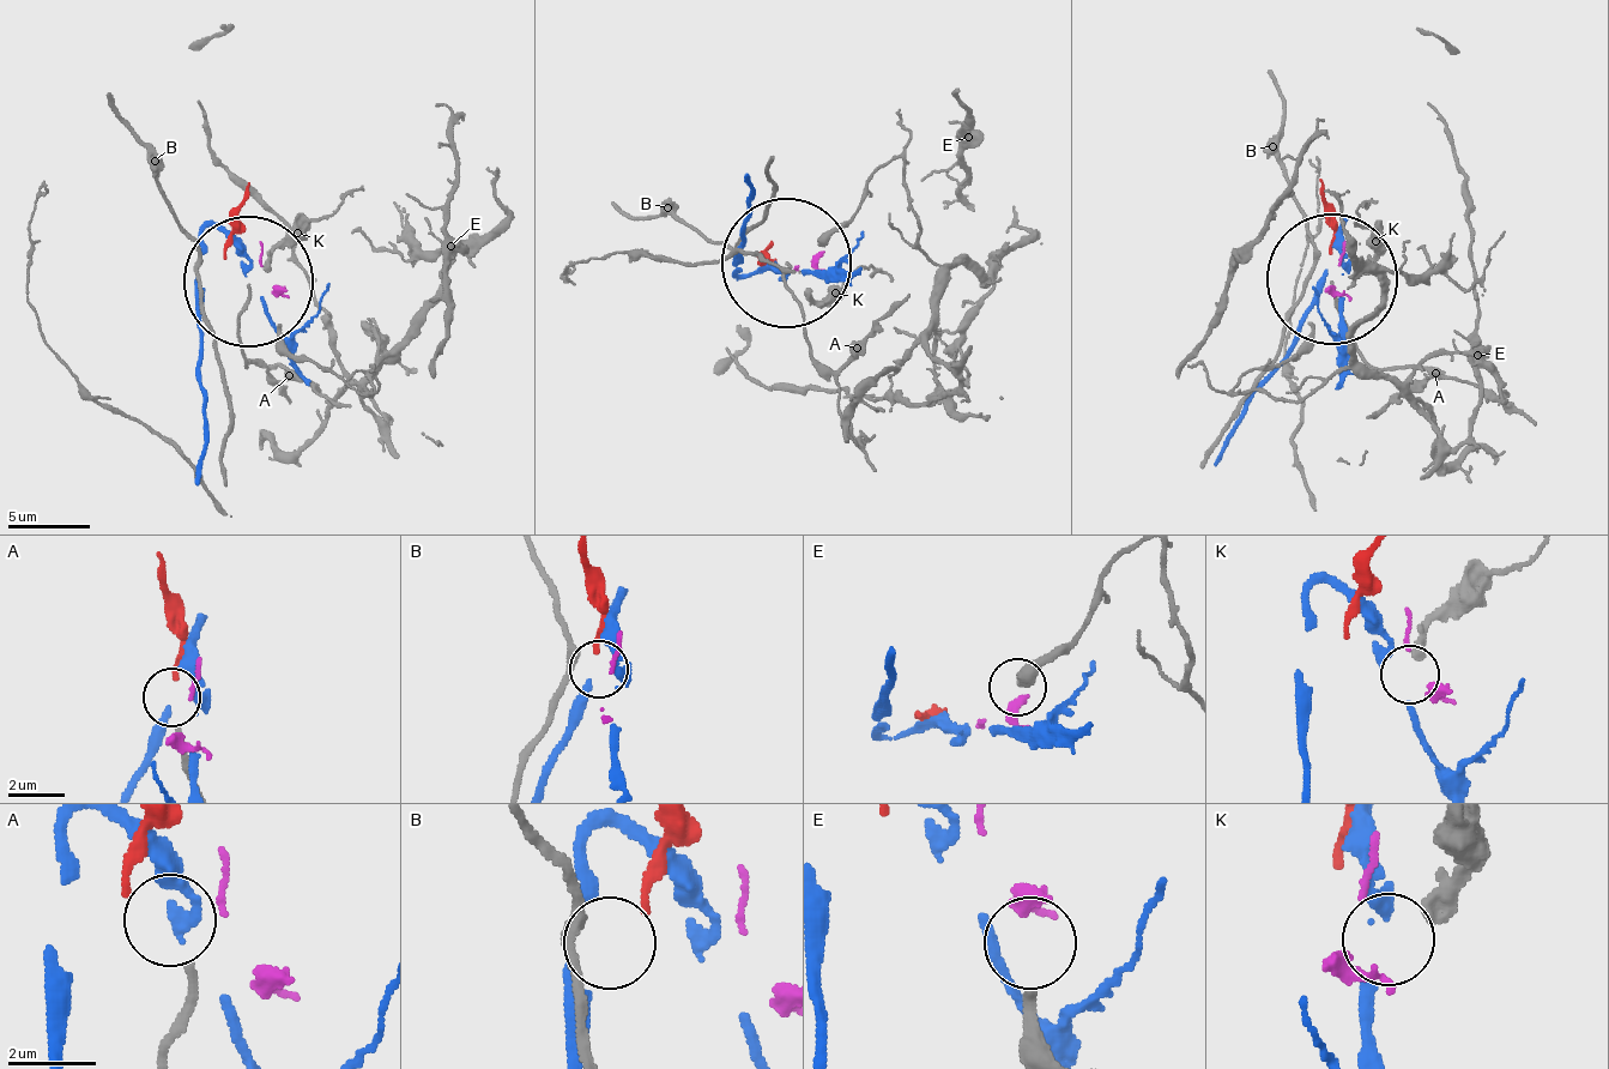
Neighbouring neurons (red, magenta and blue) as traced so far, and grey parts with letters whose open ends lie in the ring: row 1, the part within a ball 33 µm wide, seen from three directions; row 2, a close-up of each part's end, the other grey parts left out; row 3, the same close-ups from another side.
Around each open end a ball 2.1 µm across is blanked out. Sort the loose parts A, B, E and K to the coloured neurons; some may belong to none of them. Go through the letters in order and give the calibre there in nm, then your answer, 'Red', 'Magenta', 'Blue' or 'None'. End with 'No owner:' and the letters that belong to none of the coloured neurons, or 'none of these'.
A: Thickness 180 nm. None
B: Thickness 260 nm. Red
E: Thickness 280 nm. Magenta
K: Thickness 360 nm. Blue
No owner: A

